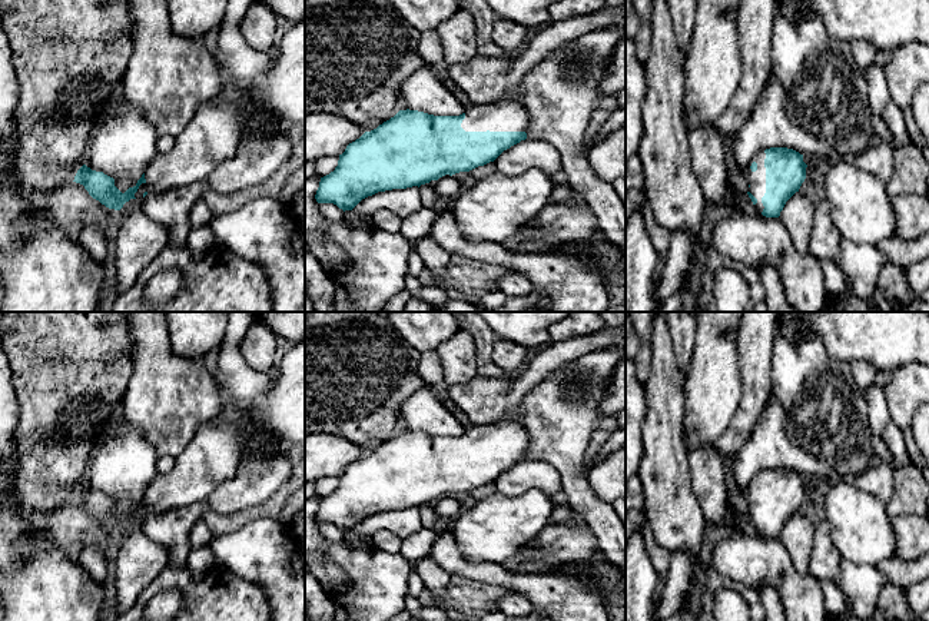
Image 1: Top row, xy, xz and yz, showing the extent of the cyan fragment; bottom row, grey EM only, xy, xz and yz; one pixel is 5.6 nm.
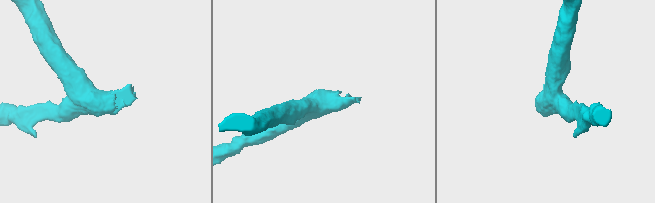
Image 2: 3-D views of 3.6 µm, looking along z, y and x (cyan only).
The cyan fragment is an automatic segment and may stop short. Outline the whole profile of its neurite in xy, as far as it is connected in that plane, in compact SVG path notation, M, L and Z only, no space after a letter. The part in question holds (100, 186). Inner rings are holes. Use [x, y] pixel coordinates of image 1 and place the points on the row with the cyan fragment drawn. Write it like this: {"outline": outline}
{"outline": "M305 17L276 41L273 50L276 52L275 64L262 79L246 84L245 102L233 104L223 102L213 104L203 103L189 124L180 133L175 135L176 142L173 149L167 153L157 152L137 183L125 193L115 186L113 177L103 172L92 170L86 165L77 170L73 182L83 185L89 195L106 207L120 210L126 202L136 199L135 193L142 183L147 185L147 193L160 193L170 187L205 182L220 162L236 153L243 129L245 107L258 106L266 110L278 130L289 132L293 126L305 127Z"}

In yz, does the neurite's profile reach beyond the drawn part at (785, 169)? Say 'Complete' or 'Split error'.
Split error

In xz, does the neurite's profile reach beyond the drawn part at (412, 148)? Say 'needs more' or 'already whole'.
needs more

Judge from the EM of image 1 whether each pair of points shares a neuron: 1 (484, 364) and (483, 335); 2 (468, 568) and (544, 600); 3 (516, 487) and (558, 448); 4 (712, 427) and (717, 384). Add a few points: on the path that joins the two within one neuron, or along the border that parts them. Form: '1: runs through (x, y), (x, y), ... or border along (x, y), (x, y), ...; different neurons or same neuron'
1: runs through (484, 357), (484, 342); same neuron
2: runs through (487, 573), (526, 584); same neuron
3: border along (527, 458), (548, 462), (560, 474), (563, 488); different neurons
4: runs through (712, 417), (713, 394); same neuron

